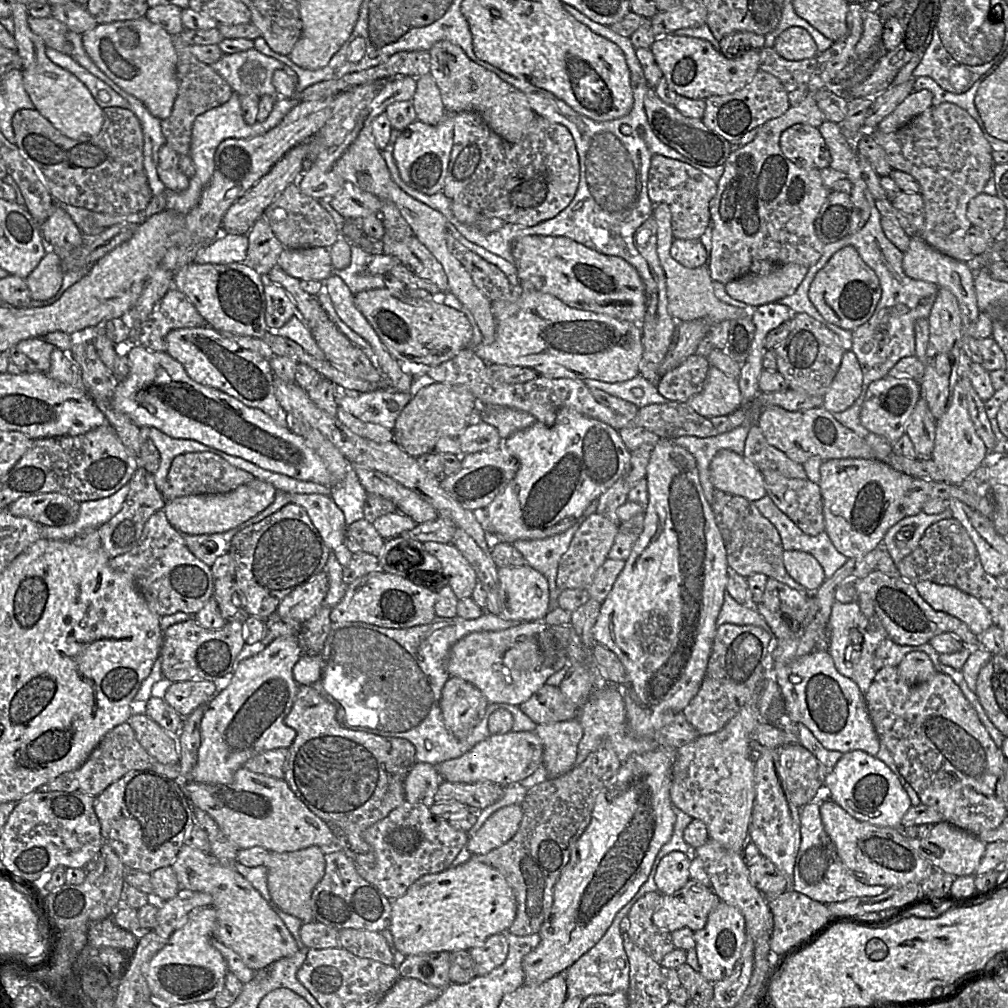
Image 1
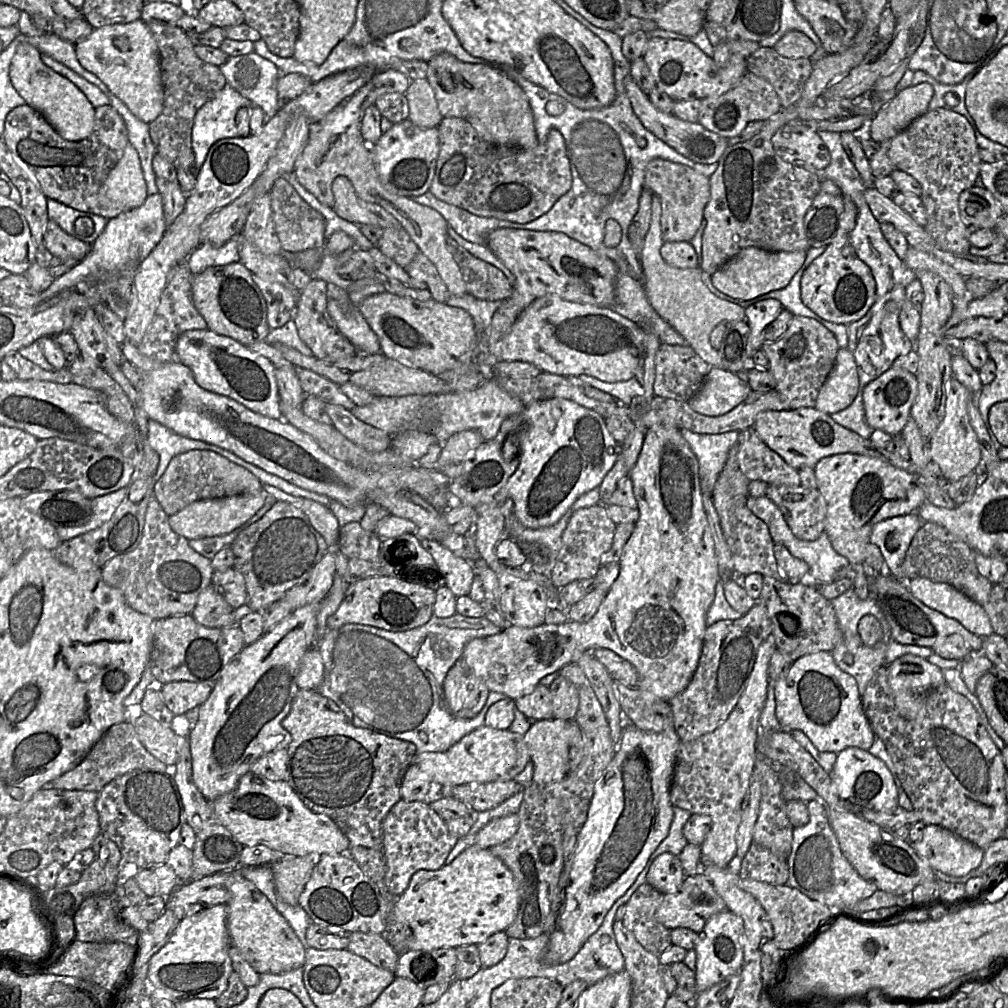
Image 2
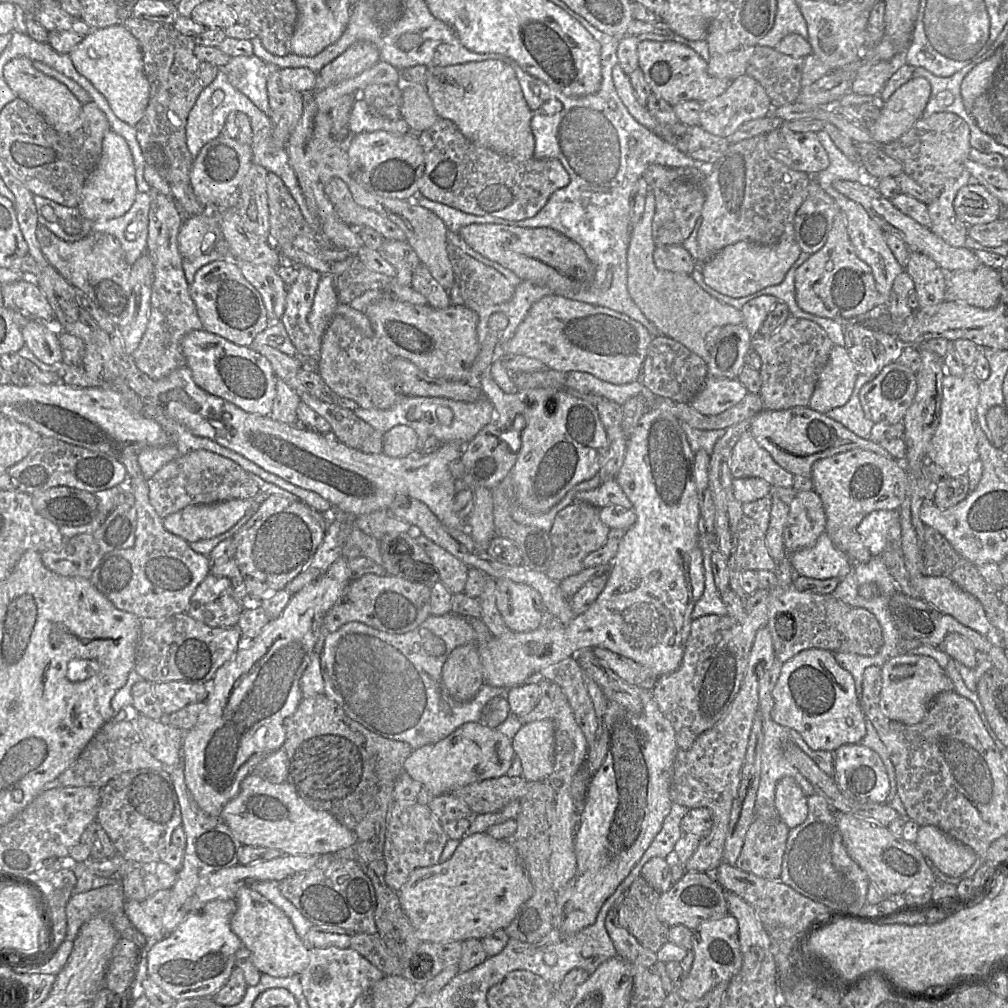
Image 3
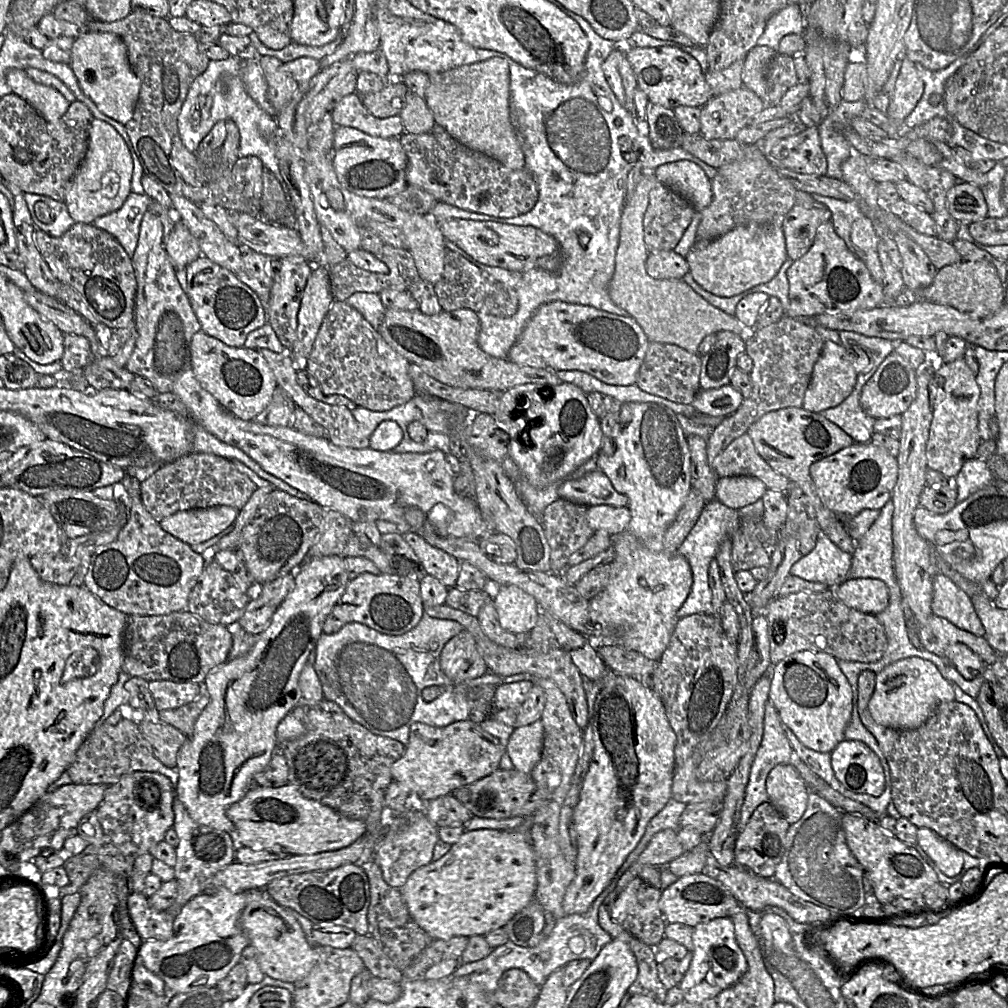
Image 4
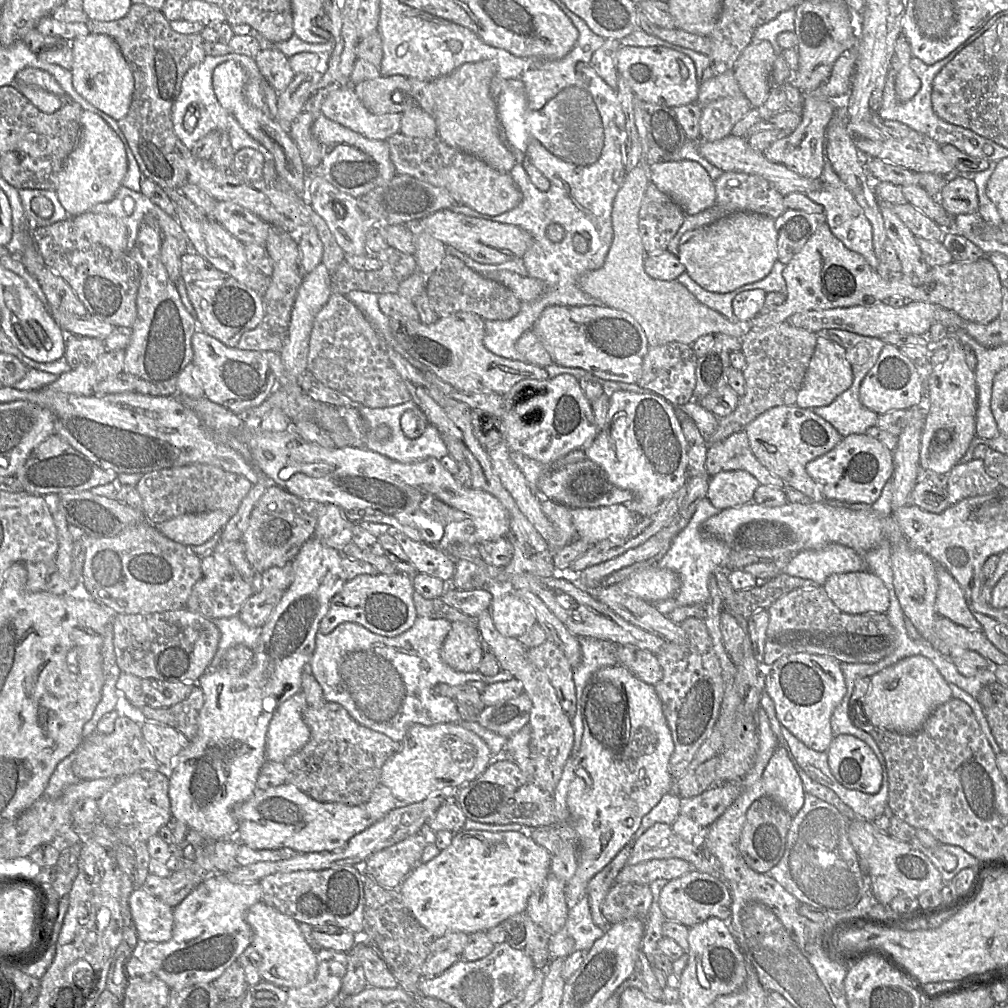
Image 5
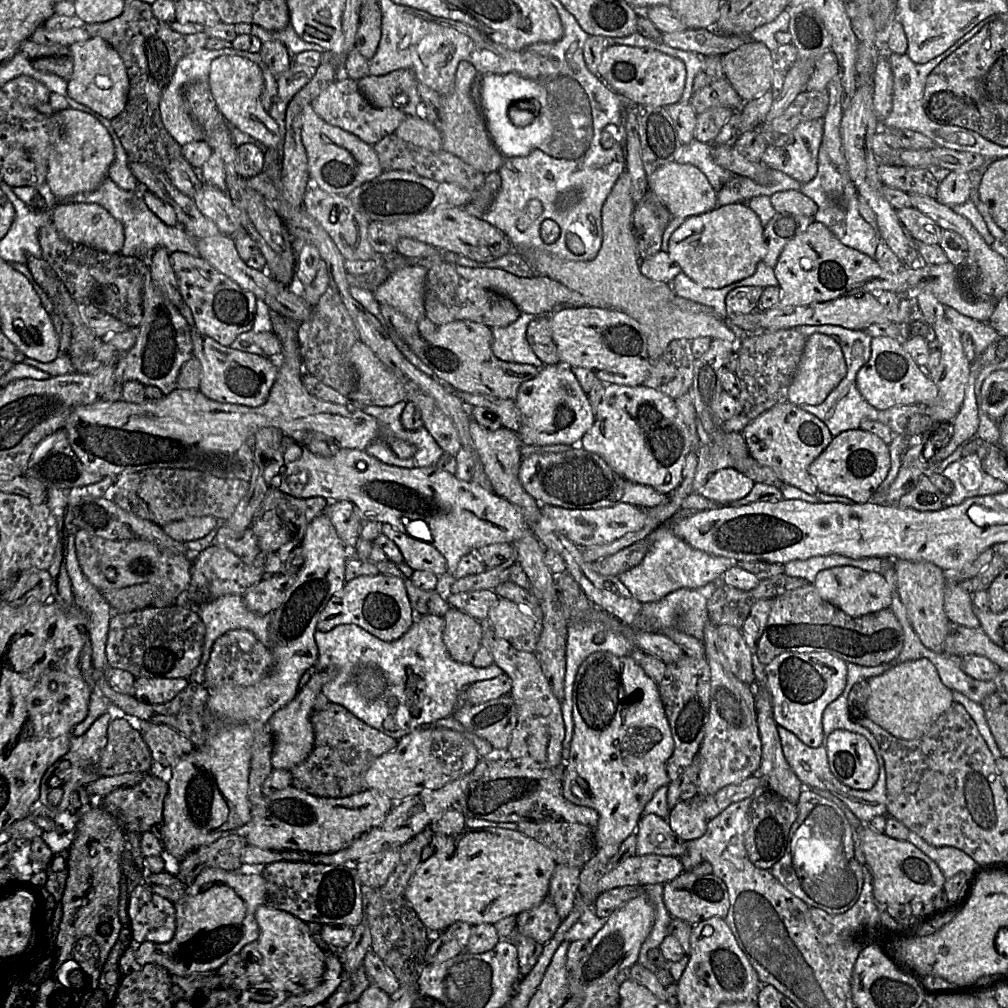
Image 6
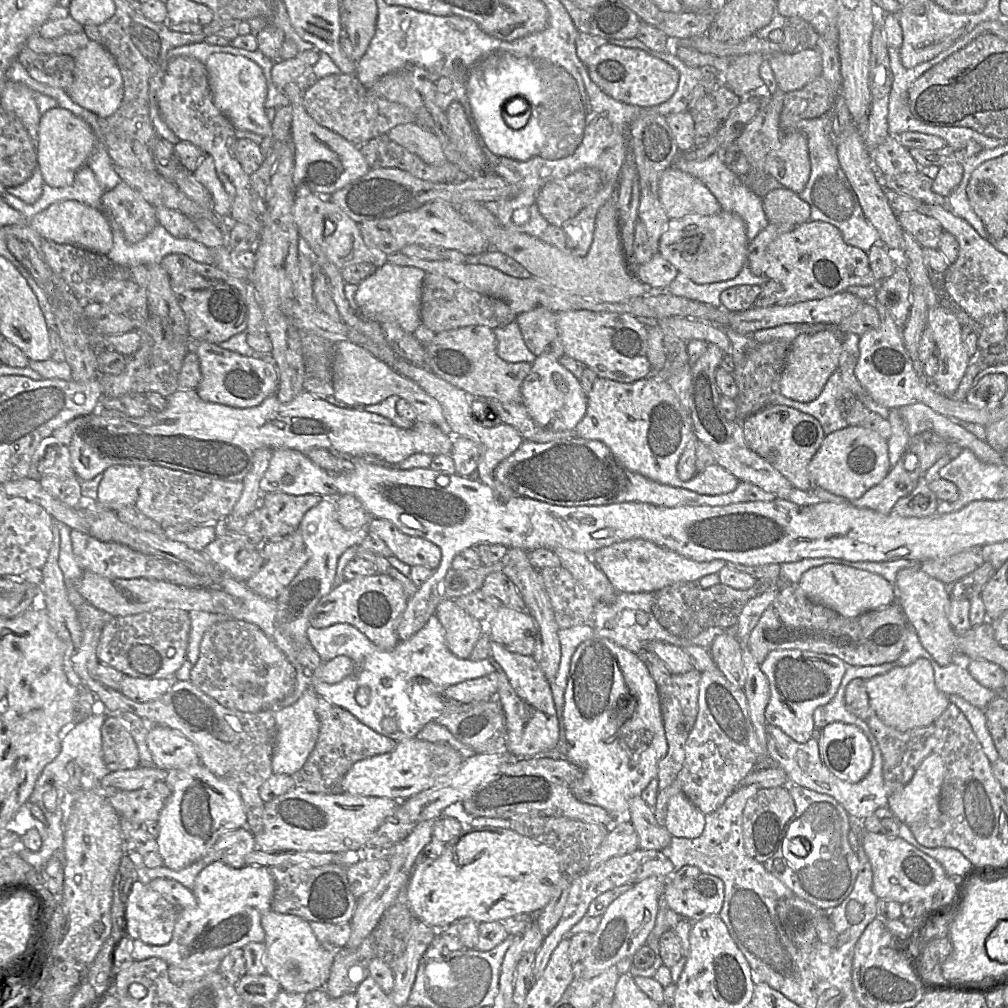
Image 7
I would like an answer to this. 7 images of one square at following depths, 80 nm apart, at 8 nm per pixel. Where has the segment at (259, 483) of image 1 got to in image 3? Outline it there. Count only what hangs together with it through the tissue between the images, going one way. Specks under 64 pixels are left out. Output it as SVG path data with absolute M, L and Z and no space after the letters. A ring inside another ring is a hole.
M252 499L189 505L166 516L163 526L188 543L210 539L229 530L252 506Z

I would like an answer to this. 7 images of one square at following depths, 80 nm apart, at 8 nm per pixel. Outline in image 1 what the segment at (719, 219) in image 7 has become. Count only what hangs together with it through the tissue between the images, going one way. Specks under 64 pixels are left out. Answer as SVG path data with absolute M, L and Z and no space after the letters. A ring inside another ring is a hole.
M755 263L751 271L725 284L725 290L733 299L751 307L775 303L792 295L808 272L797 263Z

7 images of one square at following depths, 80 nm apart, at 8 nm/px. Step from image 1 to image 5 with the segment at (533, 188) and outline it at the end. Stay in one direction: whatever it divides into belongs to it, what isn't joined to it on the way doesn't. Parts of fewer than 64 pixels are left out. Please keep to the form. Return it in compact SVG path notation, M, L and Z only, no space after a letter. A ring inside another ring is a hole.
M395 133L386 140L396 174L406 174L445 188L456 201L485 215L499 215L515 208L522 192L509 173L500 172L480 158L457 150L435 138L414 138Z

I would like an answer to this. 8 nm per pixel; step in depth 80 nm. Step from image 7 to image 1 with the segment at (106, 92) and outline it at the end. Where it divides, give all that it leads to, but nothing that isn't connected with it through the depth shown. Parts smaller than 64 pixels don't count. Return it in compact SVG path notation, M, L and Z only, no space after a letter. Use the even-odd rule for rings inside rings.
M146 17L97 24L82 34L83 47L95 65L117 86L140 100L149 112L164 120L177 96L177 54L172 35Z

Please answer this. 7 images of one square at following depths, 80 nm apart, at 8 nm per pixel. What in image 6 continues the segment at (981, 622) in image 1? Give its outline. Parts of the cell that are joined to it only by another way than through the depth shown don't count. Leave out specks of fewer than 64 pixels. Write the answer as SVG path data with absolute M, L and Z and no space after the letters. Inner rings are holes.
M946 581L943 608L949 622L967 628L981 627L974 614L972 594L965 591L957 581Z

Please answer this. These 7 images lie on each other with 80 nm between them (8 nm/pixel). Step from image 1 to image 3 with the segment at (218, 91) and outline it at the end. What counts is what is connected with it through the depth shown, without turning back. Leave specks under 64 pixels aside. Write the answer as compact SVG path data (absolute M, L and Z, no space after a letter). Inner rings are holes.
M131 15L123 26L139 42L150 86L145 113L134 126L146 166L152 167L170 185L190 183L194 158L186 142L187 119L202 90L216 78L219 67L199 60L194 54L194 37L182 34L172 24Z

